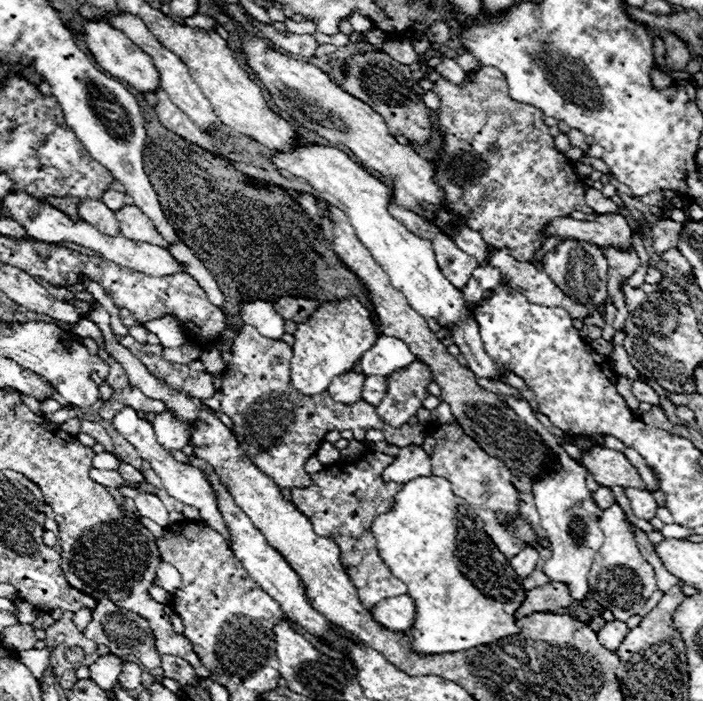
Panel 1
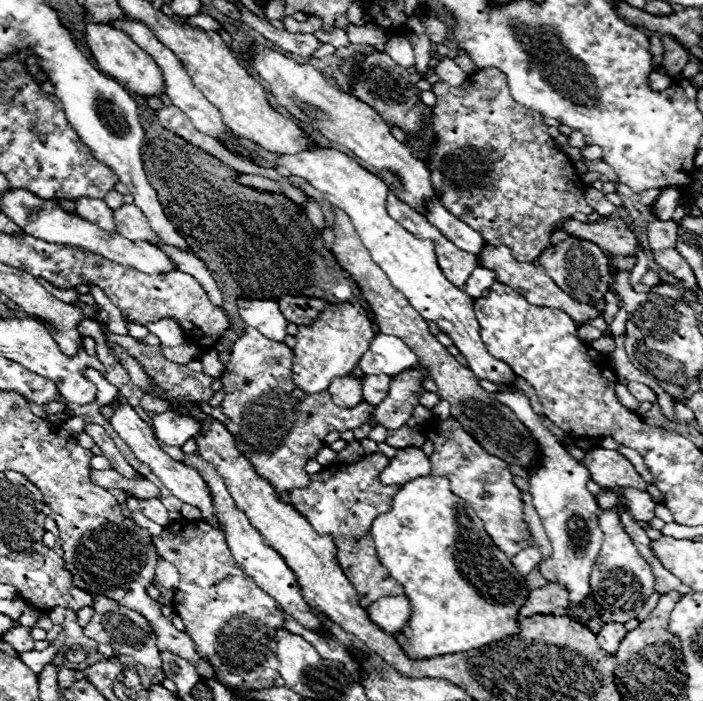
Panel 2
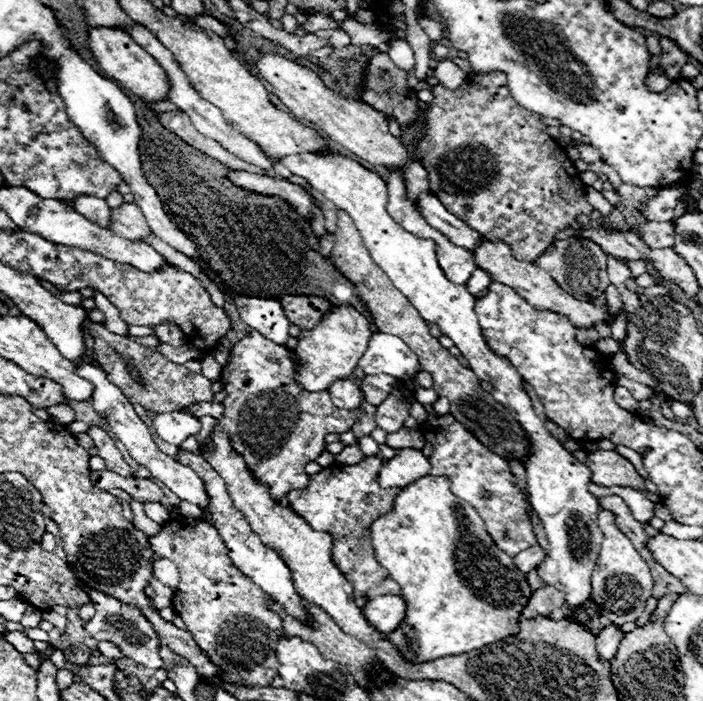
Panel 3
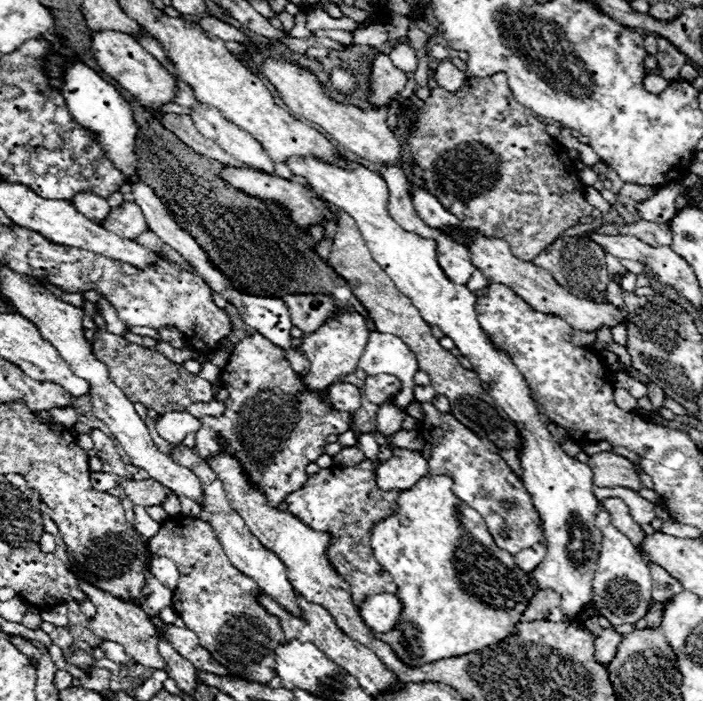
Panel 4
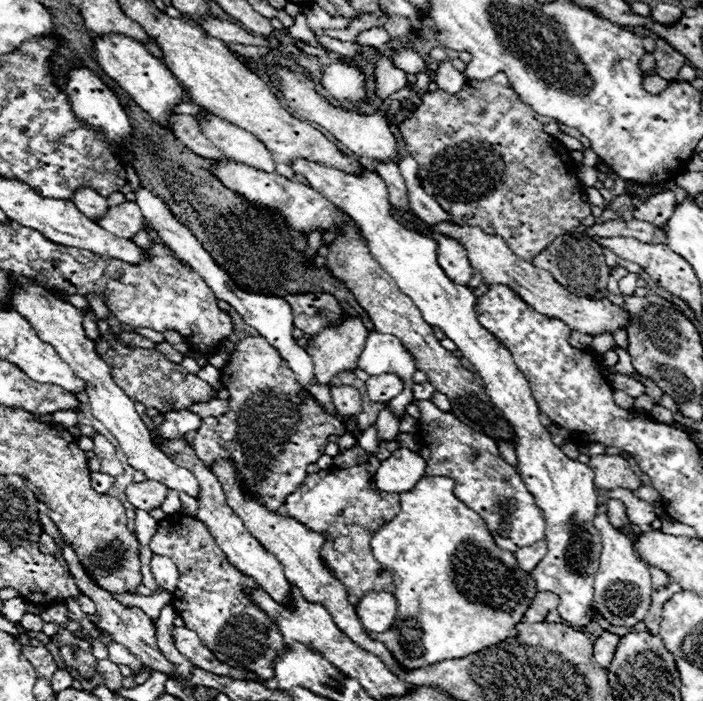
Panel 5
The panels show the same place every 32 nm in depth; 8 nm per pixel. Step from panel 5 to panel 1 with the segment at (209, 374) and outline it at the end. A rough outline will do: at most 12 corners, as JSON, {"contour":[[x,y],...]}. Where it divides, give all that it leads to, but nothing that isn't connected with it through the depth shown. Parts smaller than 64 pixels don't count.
{"contour":[[216,346],[204,348],[200,362],[212,376],[222,374],[224,360]]}

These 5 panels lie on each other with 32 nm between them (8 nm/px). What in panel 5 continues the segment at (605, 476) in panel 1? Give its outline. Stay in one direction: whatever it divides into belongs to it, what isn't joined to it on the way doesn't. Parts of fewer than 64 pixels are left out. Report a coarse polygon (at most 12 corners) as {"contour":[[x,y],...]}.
{"contour":[[598,454],[588,466],[598,490],[636,490],[638,474],[620,456]]}

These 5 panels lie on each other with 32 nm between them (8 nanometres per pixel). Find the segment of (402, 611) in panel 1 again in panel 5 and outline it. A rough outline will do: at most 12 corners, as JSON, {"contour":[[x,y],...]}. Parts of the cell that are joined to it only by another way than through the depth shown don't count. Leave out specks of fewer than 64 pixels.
{"contour":[[368,592],[356,604],[366,630],[386,632],[396,620],[396,598]]}

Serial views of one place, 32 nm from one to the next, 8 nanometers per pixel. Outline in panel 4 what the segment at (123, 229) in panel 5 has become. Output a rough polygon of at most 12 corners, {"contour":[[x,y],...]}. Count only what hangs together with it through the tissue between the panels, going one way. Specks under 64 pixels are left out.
{"contour":[[134,202],[110,208],[102,226],[134,240],[148,230]]}

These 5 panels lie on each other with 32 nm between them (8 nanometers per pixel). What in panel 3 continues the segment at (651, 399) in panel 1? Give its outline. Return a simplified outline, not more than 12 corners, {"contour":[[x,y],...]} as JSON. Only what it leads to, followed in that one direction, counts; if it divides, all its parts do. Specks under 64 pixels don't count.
{"contour":[[622,374],[616,378],[616,386],[624,386],[636,400],[650,398],[646,384],[634,382]]}

